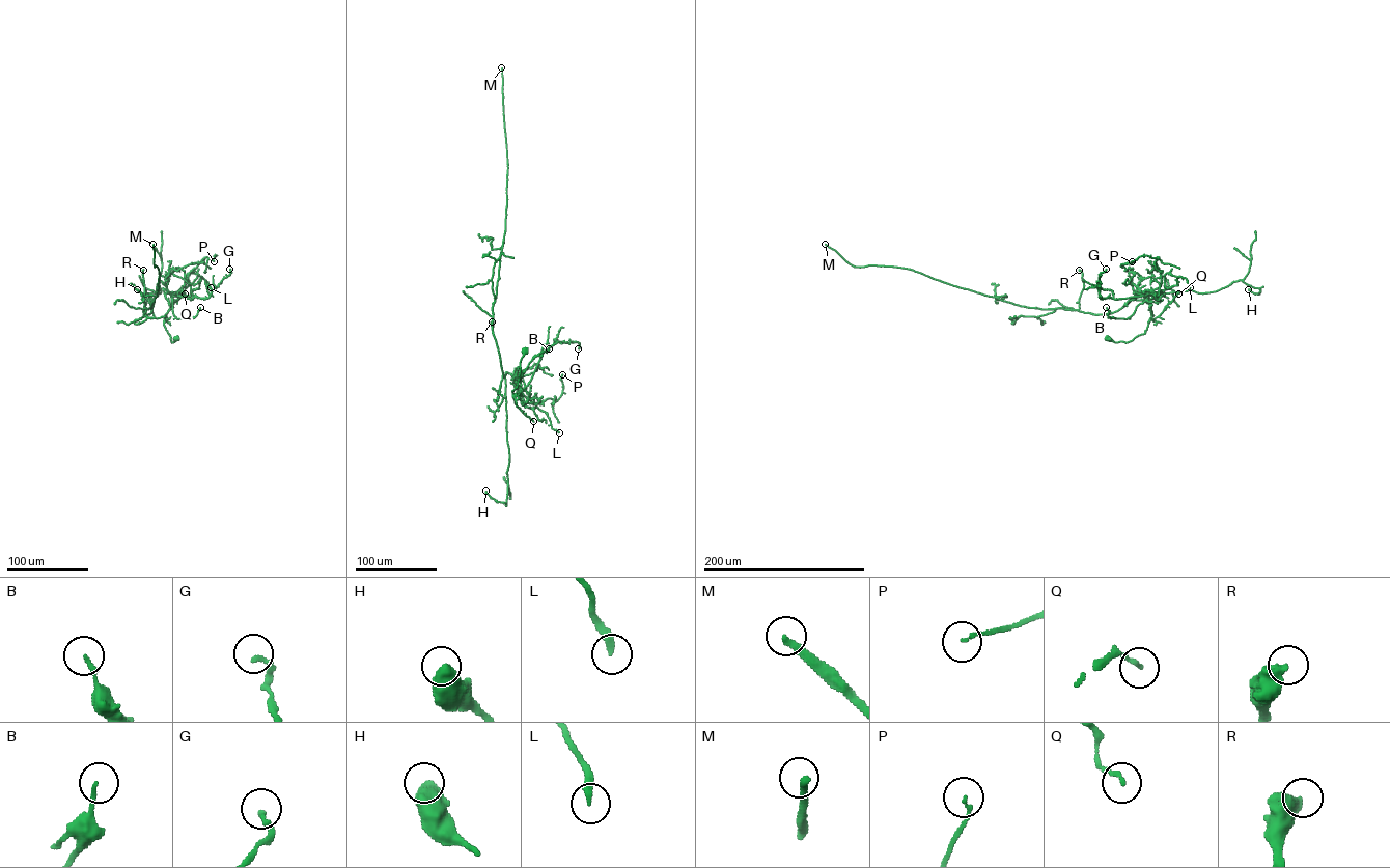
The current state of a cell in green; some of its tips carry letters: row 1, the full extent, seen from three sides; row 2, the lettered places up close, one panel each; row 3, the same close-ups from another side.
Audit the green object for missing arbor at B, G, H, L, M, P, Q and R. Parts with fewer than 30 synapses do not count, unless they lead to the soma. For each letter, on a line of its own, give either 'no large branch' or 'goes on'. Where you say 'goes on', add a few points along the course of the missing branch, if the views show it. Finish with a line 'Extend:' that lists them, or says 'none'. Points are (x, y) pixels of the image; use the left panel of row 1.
B: no large branch
G: no large branch
H: no large branch
L: no large branch
M: goes on | (153, 244), (150, 207), (139, 184)
P: no large branch
Q: no large branch
R: no large branch
Extend: M

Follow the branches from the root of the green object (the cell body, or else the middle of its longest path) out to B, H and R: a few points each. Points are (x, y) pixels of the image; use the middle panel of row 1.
B: (524, 350), (513, 394), (520, 391), (521, 378), (529, 363), (549, 348)
H: (524, 350), (511, 391), (518, 393), (515, 379), (505, 375), (506, 502), (485, 491)
R: (524, 350), (513, 394), (520, 391), (520, 387), (510, 373), (506, 372), (504, 378), (502, 374), (492, 322)

